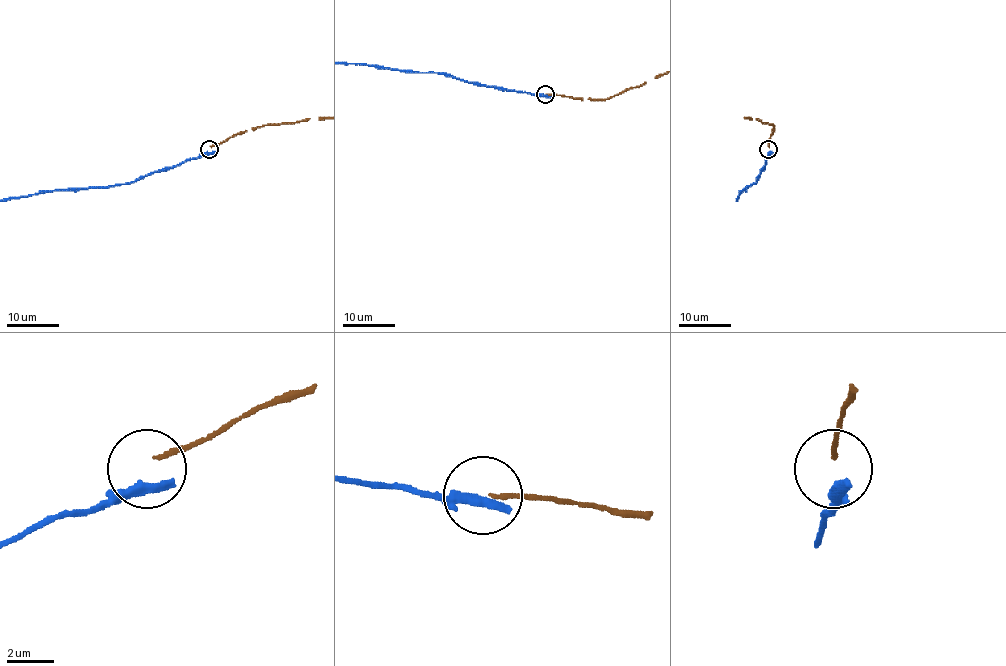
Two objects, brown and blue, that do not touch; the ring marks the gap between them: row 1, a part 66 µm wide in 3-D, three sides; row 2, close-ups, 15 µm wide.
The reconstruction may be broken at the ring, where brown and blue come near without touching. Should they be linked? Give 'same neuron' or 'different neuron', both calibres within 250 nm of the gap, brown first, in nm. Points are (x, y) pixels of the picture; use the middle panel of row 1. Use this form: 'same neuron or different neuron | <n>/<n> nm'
different neuron | 170/380 nm

